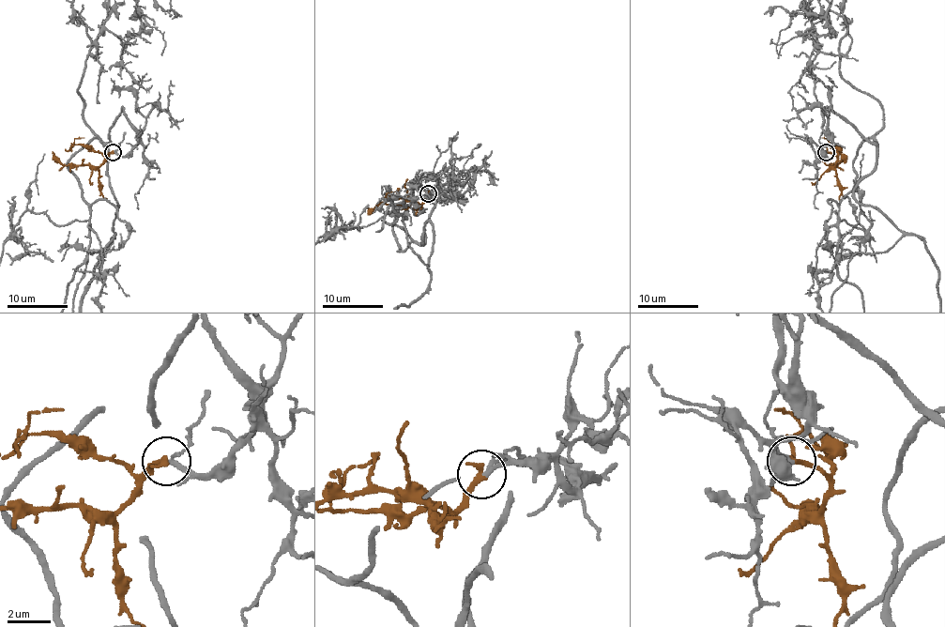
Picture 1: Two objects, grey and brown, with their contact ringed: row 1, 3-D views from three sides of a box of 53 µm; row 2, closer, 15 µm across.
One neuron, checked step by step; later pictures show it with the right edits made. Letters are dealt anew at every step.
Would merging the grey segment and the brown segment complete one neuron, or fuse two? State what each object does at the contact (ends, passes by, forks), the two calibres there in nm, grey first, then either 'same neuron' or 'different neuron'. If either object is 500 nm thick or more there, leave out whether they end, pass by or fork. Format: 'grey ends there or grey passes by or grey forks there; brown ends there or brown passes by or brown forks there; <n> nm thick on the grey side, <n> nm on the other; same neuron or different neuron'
grey passes by; brown ends there; 170 nm thick on the grey side, 280 nm on the other; same neuron

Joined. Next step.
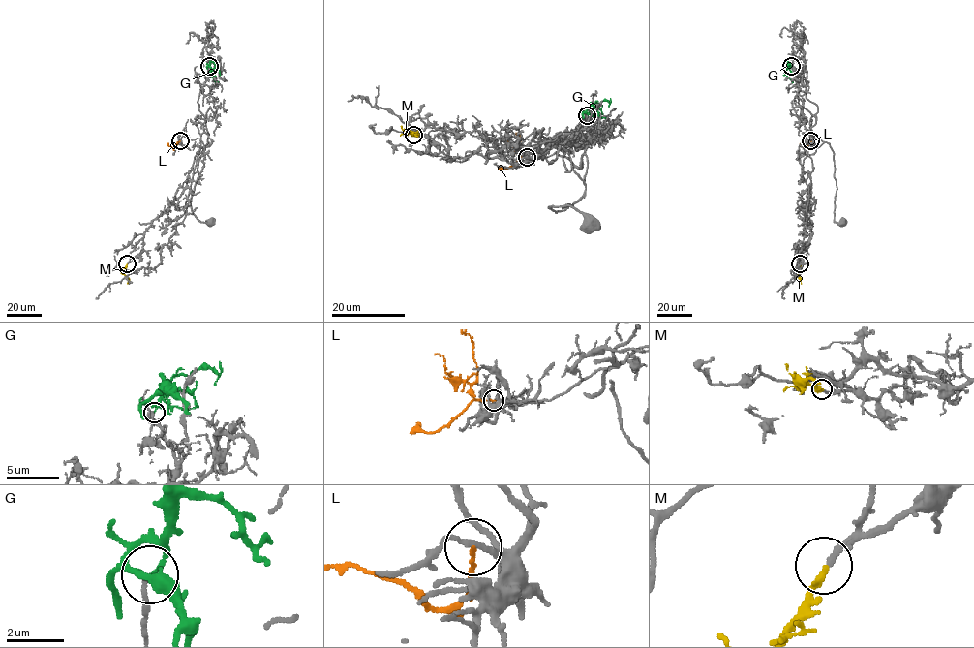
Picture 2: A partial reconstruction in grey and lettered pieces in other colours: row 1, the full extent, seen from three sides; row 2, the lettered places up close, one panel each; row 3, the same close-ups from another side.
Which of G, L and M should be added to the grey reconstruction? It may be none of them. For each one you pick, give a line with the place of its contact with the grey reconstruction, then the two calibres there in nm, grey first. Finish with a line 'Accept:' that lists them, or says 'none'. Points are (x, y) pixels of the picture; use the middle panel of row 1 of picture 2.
M: (413, 135) | 190/240 nm
Accept: M

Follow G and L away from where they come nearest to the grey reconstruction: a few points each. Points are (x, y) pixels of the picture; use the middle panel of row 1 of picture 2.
G: (588, 115), (589, 112), (585, 112), (591, 107), (590, 103), (598, 116), (606, 119)
L: (527, 158), (519, 154), (522, 147), (515, 133)

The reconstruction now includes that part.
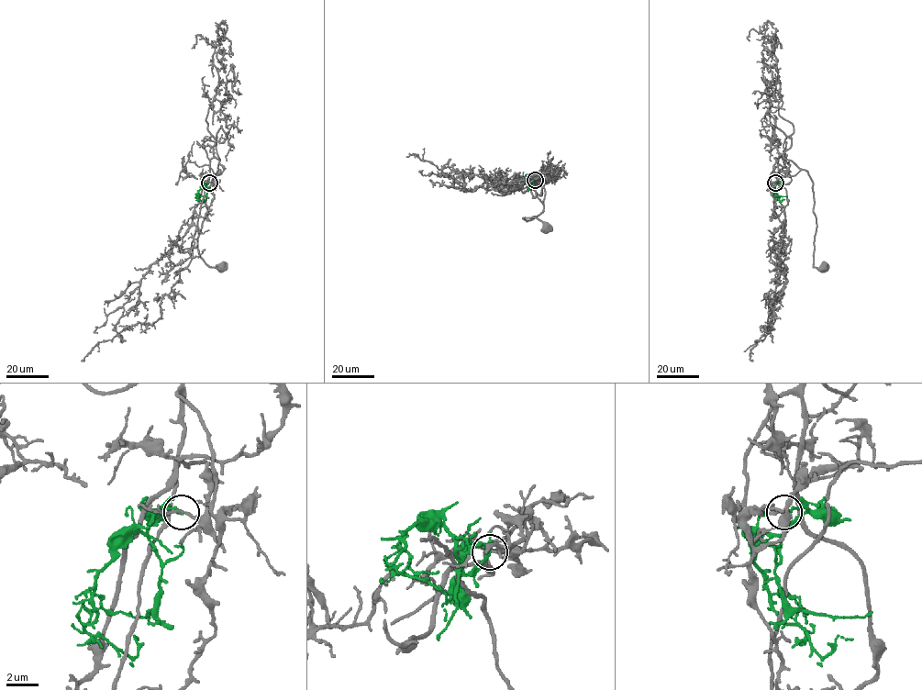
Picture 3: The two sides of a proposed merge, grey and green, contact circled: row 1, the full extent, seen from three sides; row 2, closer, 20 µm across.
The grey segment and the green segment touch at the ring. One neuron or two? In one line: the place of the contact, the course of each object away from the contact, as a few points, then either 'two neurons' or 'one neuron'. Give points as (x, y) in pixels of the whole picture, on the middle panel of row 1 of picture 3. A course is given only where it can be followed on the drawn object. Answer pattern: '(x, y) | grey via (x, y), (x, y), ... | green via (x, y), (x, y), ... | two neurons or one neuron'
(535, 180) | grey via (535, 179), (527, 187), (541, 195), (544, 189), (544, 208), (522, 217), (545, 228) | green via (535, 179), (531, 182), (528, 176), (523, 178), (522, 182), (528, 184), (528, 189) | two neurons

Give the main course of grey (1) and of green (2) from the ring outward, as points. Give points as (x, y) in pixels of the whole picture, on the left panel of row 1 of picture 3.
1: (210, 183), (215, 187), (202, 145), (212, 137), (218, 169), (206, 194), (197, 250), (209, 266), (219, 265)
2: (210, 183), (206, 183), (198, 192), (197, 198), (204, 202), (204, 199)

